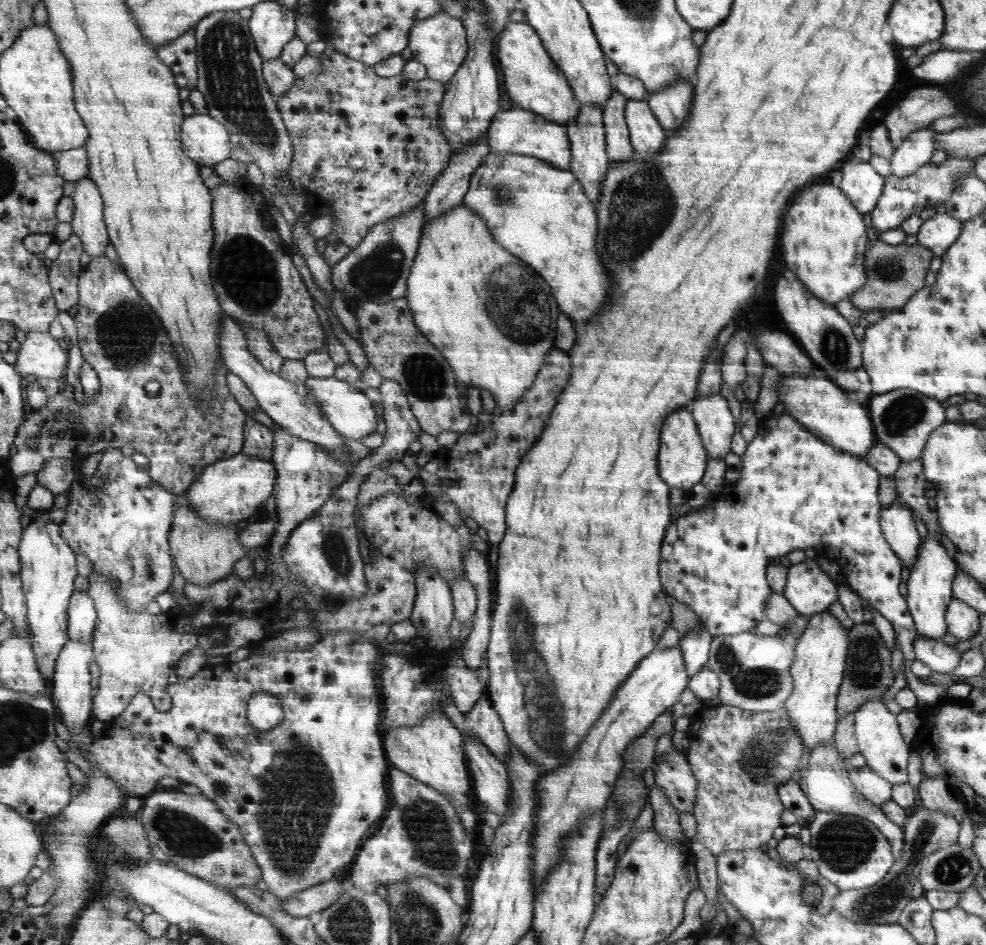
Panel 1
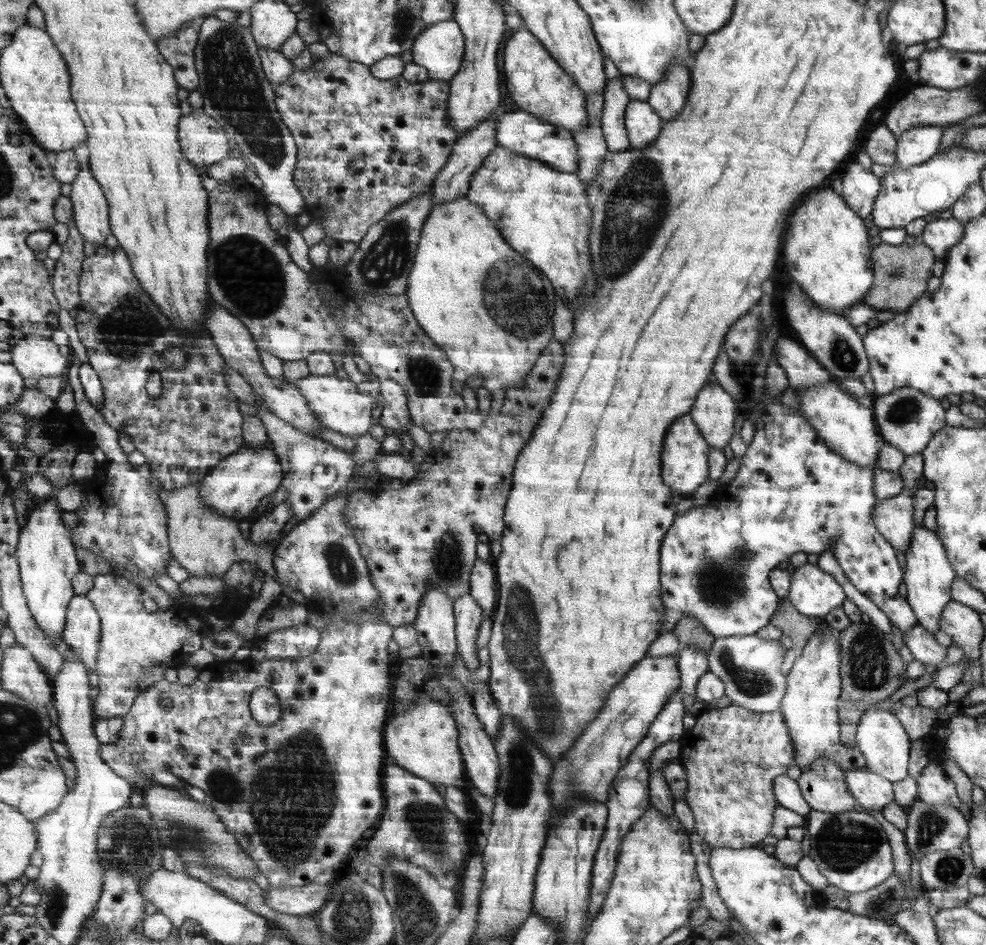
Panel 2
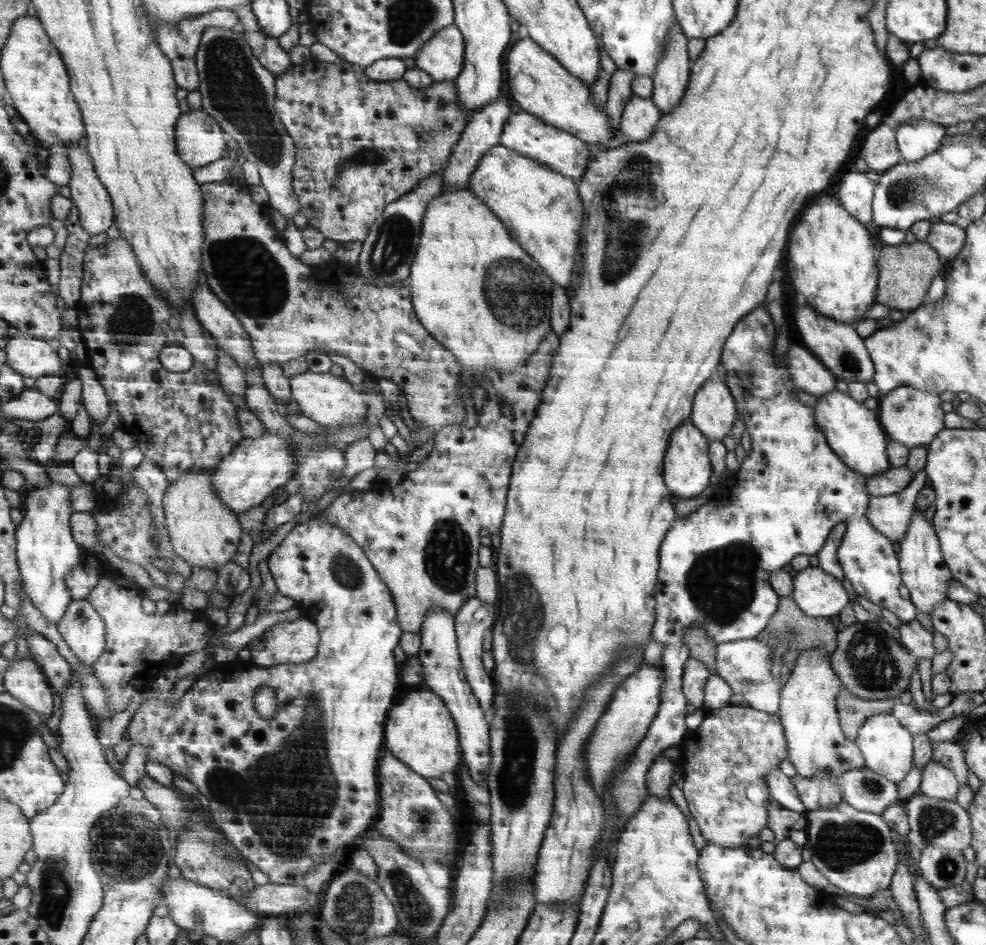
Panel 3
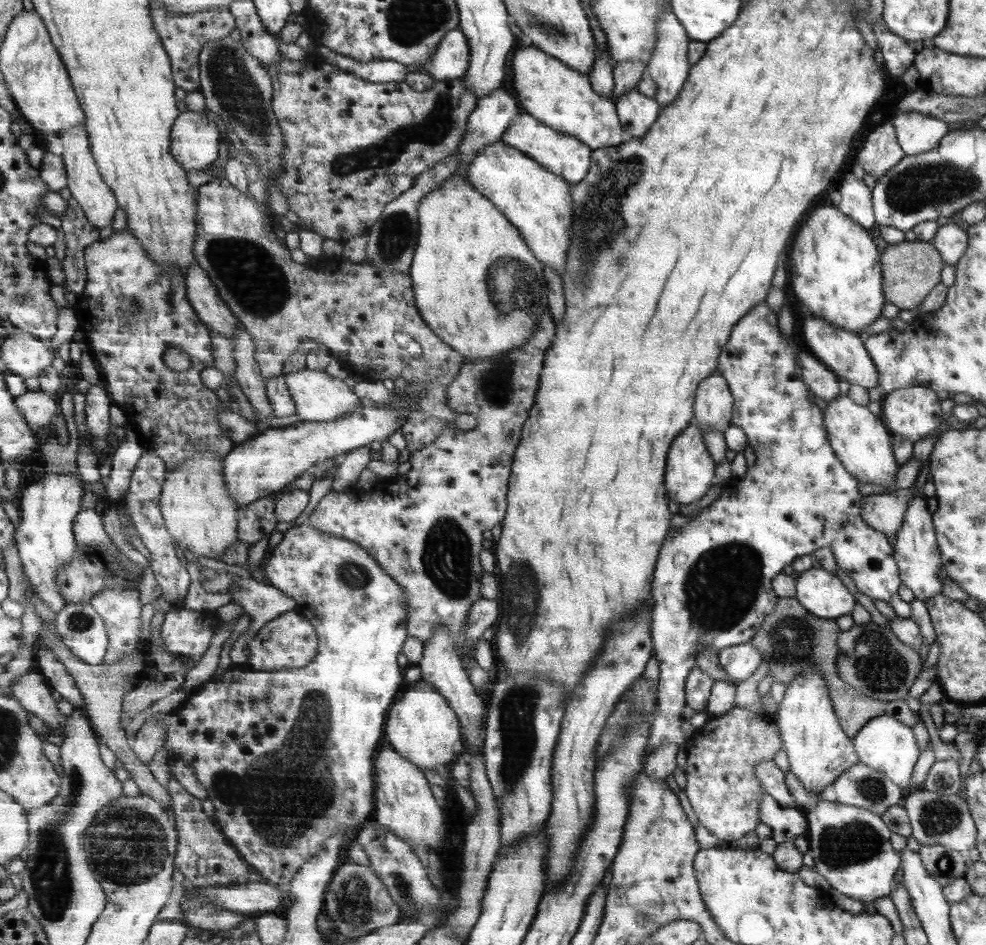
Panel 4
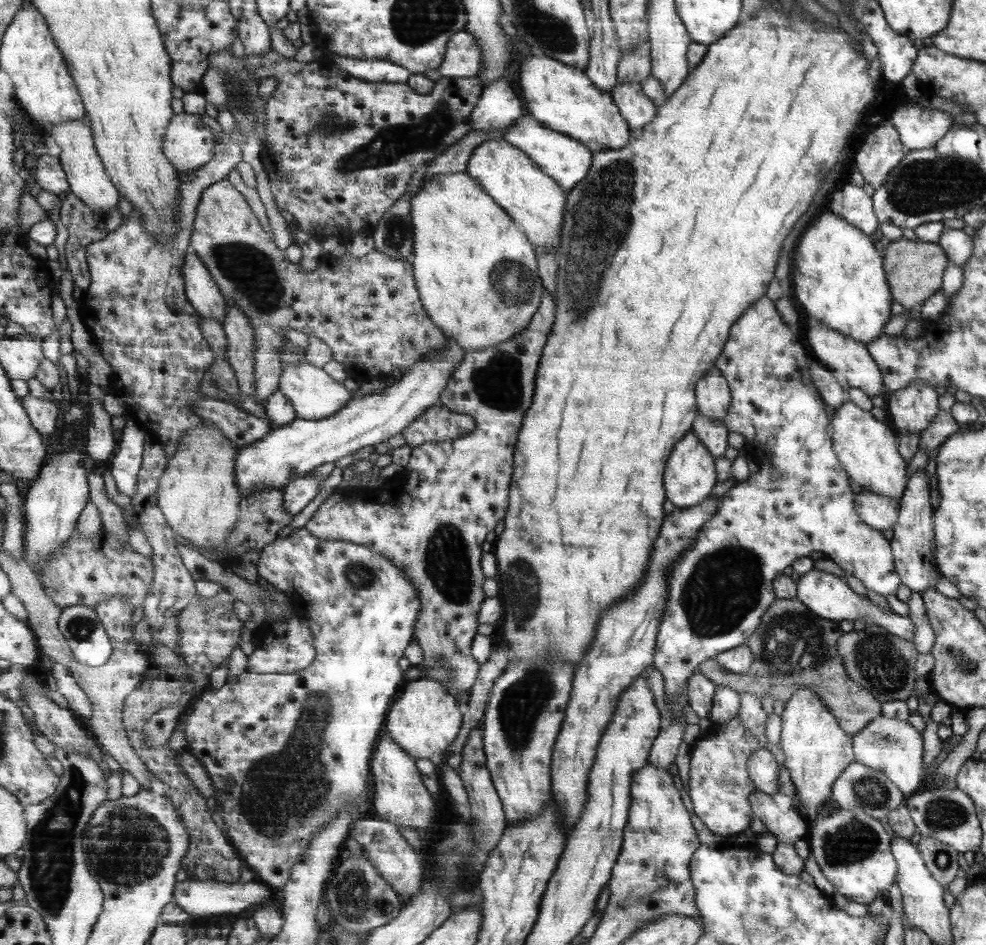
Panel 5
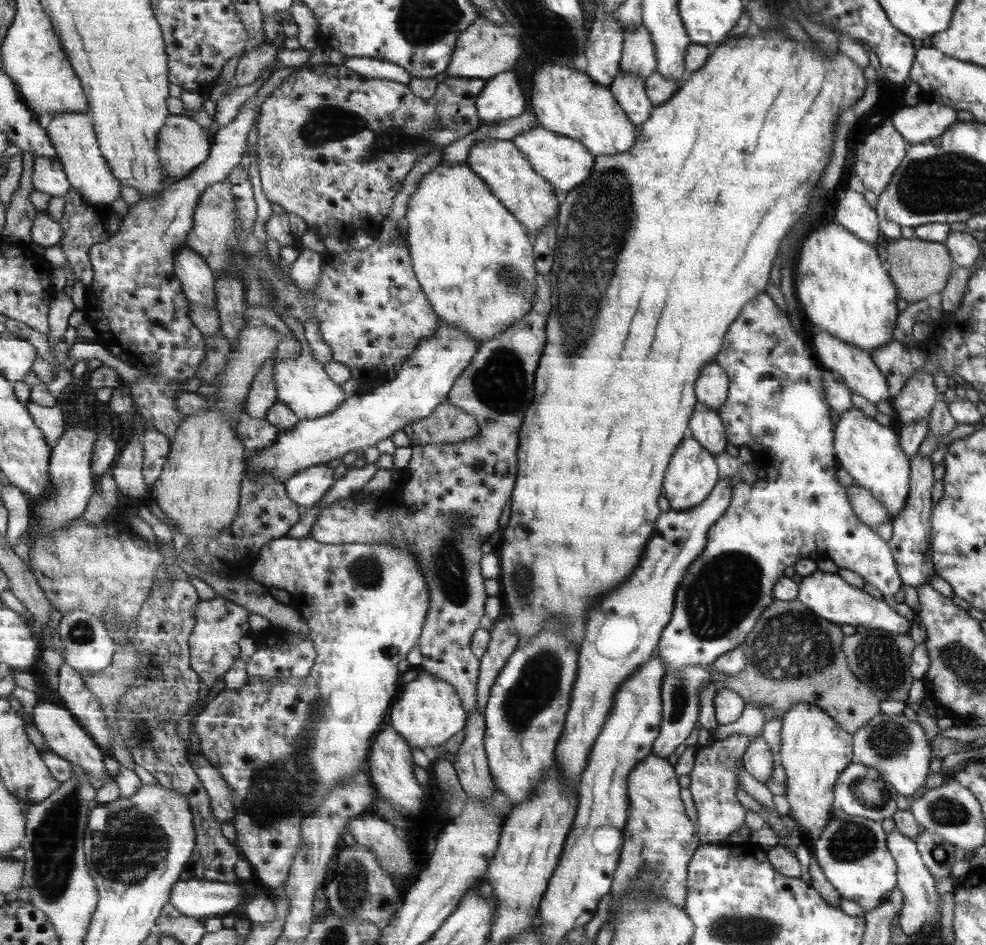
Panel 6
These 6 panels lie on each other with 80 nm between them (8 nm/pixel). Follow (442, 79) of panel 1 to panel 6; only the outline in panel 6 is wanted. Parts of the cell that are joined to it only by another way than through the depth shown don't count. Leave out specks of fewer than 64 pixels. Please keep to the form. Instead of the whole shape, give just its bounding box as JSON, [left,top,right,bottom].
[446,18,523,80]

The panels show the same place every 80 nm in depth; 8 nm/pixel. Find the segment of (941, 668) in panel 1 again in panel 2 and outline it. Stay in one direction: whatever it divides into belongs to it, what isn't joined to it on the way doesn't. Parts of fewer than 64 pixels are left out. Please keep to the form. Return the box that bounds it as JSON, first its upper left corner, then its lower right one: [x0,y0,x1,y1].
[903,624,948,670]

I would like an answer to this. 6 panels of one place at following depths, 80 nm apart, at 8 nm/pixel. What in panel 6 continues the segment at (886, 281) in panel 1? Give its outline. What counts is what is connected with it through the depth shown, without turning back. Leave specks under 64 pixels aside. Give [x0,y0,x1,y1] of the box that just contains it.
[886,237,951,305]

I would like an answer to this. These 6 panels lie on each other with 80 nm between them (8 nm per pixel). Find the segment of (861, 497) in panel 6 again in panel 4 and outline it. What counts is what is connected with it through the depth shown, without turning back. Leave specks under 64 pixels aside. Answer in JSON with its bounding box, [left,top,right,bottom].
[861,489,914,534]

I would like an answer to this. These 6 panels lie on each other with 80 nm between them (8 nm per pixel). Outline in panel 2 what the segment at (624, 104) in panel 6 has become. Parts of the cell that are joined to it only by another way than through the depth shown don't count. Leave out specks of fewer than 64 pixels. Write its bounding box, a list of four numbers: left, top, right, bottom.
[624,100,662,148]

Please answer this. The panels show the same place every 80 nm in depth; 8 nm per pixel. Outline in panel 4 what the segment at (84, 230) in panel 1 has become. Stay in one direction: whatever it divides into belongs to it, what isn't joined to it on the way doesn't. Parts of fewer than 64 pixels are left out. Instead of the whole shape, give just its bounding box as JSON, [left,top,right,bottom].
[59,126,120,230]

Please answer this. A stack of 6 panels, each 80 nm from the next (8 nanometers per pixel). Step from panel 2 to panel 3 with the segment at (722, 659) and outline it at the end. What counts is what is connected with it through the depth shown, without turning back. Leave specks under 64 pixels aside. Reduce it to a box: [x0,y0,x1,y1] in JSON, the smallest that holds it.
[714,639,780,714]

